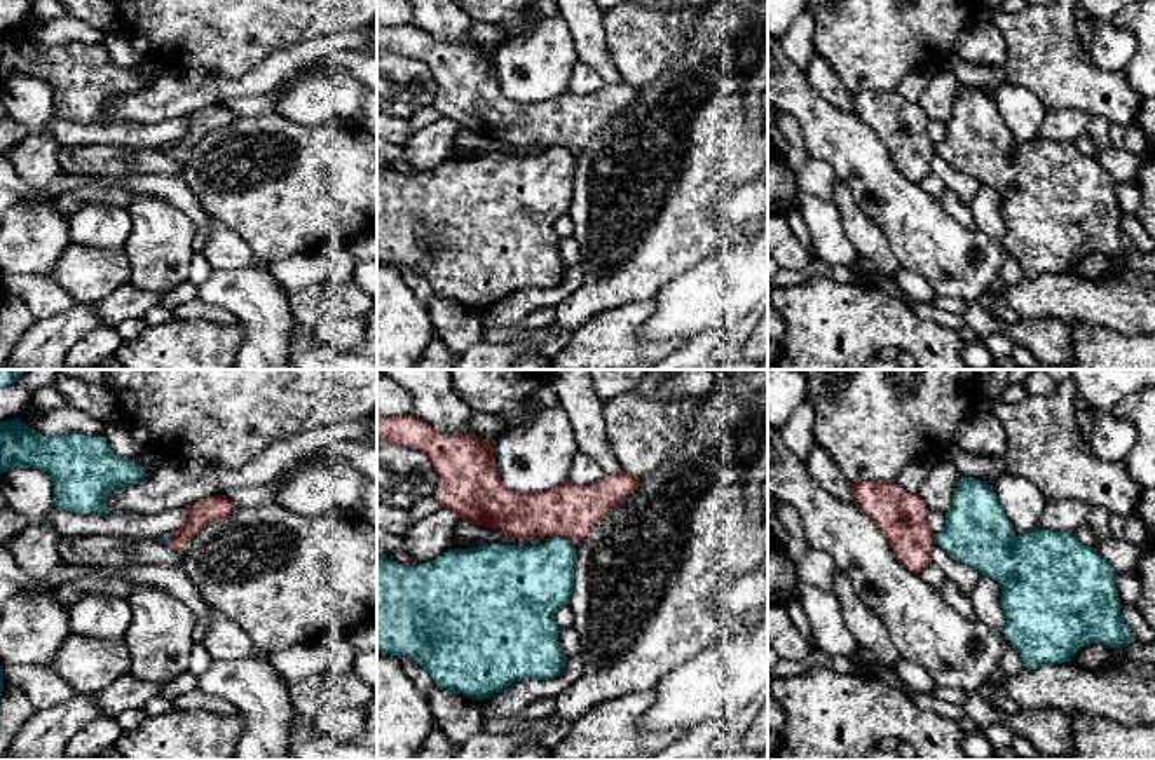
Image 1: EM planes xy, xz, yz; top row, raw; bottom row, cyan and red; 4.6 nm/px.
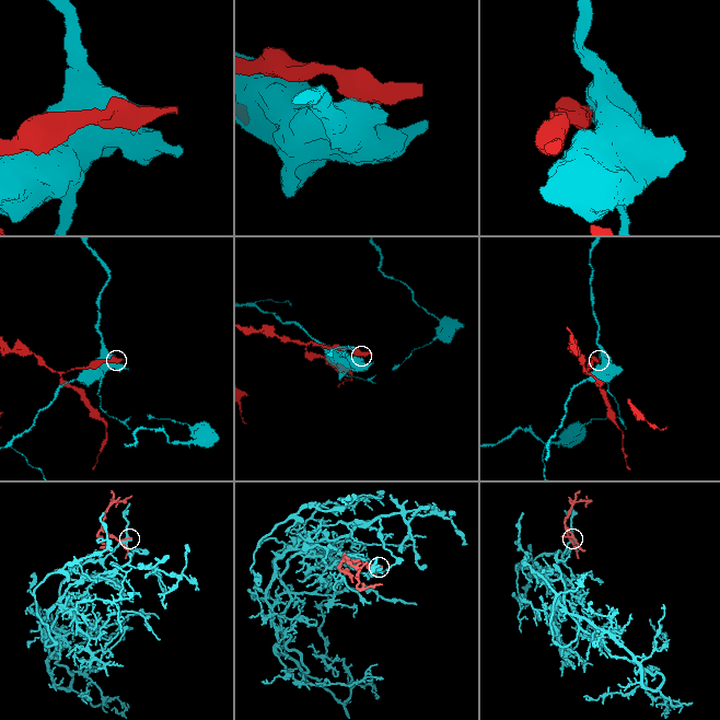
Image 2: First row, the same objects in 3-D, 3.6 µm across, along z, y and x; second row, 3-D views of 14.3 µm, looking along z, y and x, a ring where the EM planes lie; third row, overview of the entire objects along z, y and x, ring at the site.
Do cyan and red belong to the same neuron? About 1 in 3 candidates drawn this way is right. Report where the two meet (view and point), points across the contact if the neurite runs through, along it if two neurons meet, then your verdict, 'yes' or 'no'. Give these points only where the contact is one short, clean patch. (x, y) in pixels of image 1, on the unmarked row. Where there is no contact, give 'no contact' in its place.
xz (562, 147) | along xz (548, 147), (566, 147), (574, 152) | no

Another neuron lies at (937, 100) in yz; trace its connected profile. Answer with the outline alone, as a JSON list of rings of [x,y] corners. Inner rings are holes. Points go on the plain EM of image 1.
[[[944,64],[933,68],[926,89],[918,98],[930,122],[946,122],[961,91],[958,77]]]

